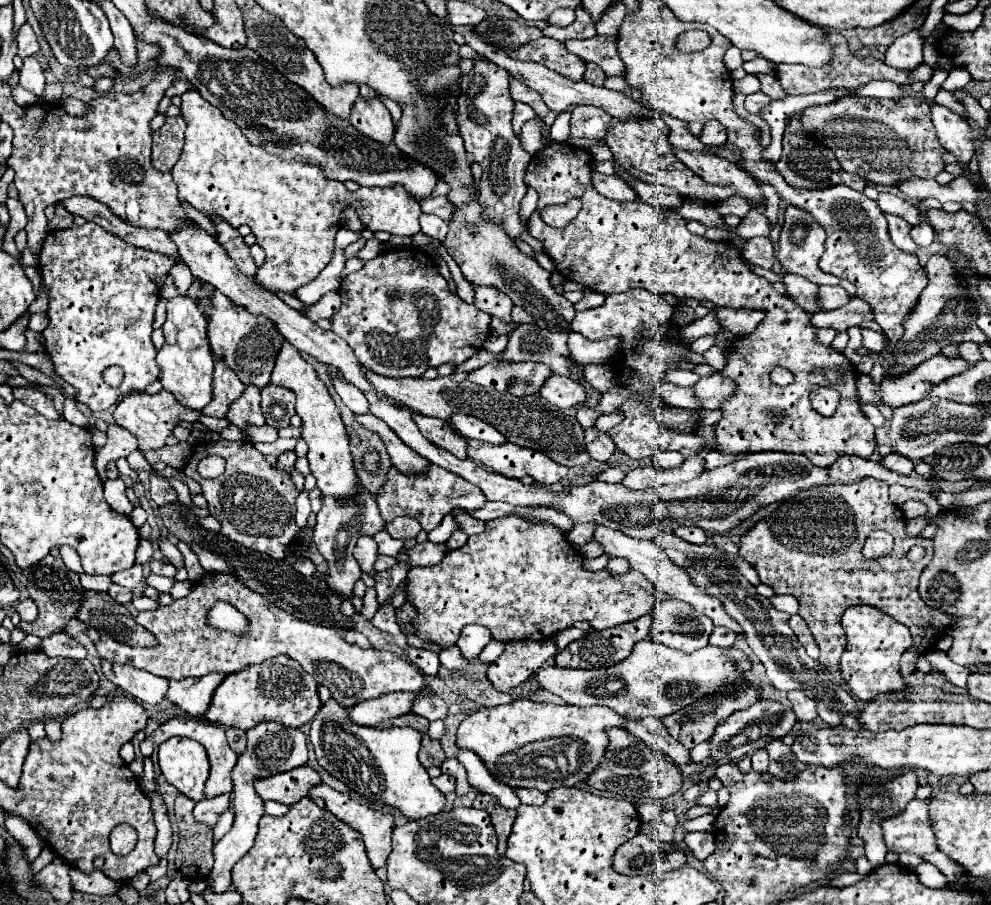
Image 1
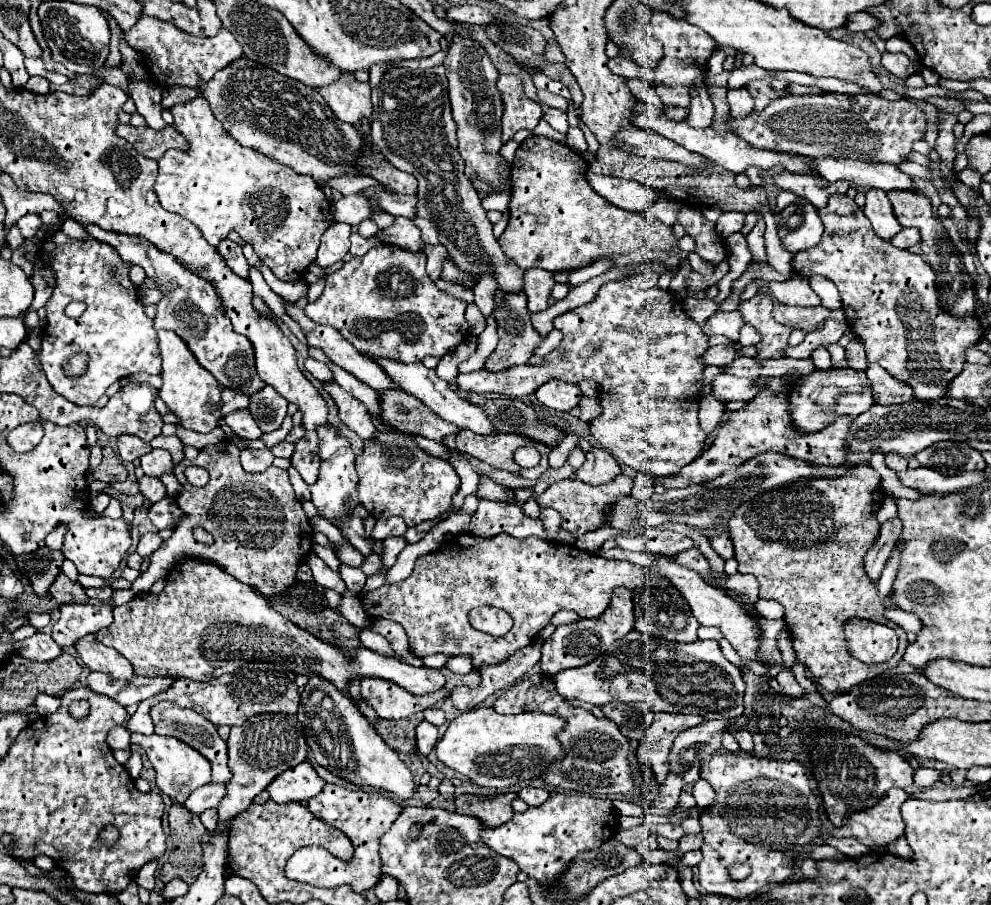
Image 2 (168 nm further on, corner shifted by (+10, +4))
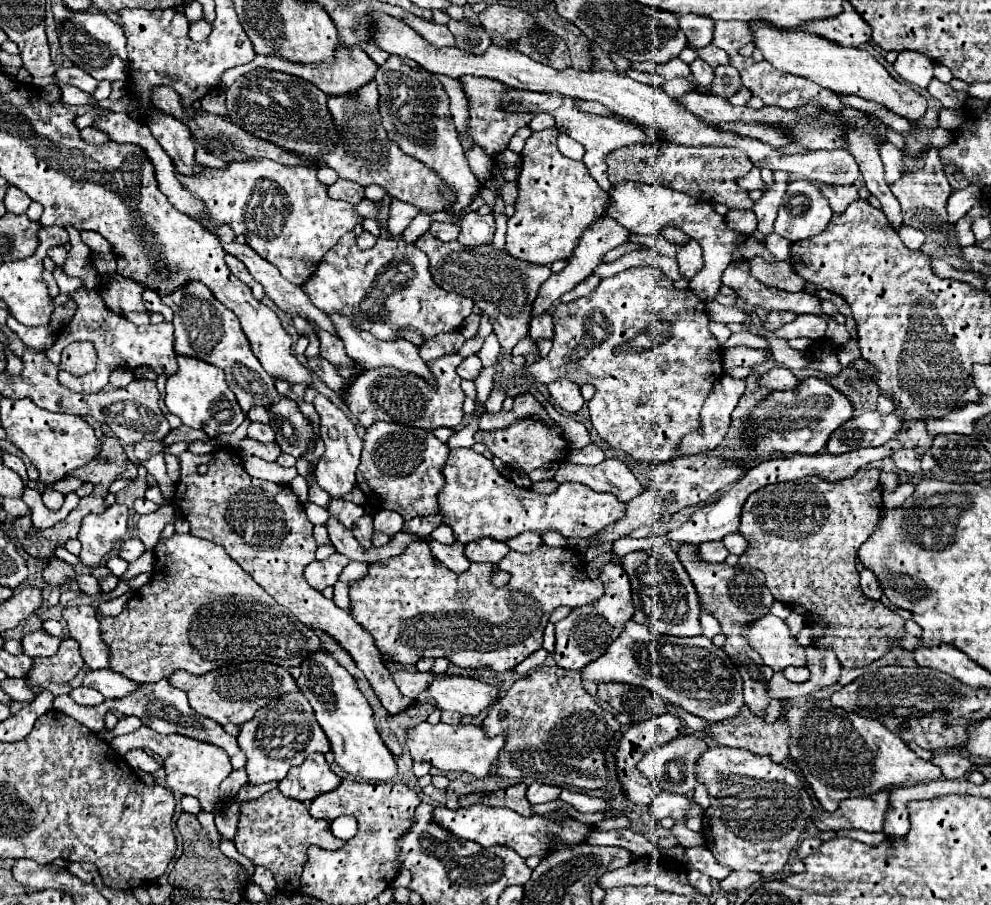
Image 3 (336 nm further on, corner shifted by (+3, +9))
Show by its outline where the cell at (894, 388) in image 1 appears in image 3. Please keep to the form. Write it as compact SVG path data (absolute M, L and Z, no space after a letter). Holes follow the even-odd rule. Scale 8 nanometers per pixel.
M809 377L793 391L771 391L761 403L757 403L745 419L743 439L751 447L751 459L763 459L771 453L819 453L829 435L853 417L853 407L845 395L829 385L827 379Z

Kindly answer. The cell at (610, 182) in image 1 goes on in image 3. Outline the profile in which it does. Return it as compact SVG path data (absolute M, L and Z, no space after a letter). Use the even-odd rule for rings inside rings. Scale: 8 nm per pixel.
M621 183L611 189L611 207L607 215L613 217L619 225L627 227L629 233L659 237L665 227L677 227L685 231L691 239L695 239L703 249L705 267L691 279L689 289L699 295L705 303L713 301L721 287L721 273L735 259L753 259L763 257L765 263L775 263L777 259L769 253L769 249L753 235L741 235L727 227L725 219L713 211L713 207L705 201L699 201L687 193L663 187L663 185L647 185L647 183Z

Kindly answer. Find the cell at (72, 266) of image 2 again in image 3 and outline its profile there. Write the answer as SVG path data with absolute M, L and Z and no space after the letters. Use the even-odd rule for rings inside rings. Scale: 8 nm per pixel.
M85 287L77 289L73 295L73 301L77 303L77 311L75 317L71 319L71 323L65 327L65 331L57 337L57 341L53 343L51 349L47 349L47 359L53 363L59 363L61 359L61 351L75 341L91 341L95 345L97 351L97 365L93 369L93 373L87 375L71 375L65 371L59 371L59 383L63 383L65 387L71 387L73 391L87 391L87 393L95 393L101 391L107 383L109 383L109 373L117 367L125 367L125 369L135 369L141 365L147 367L155 367L161 369L167 377L177 373L177 355L173 349L175 337L173 337L173 323L159 323L159 325L133 325L127 319L123 319L121 315L109 311L103 305L103 299L99 295L99 291L87 293Z

